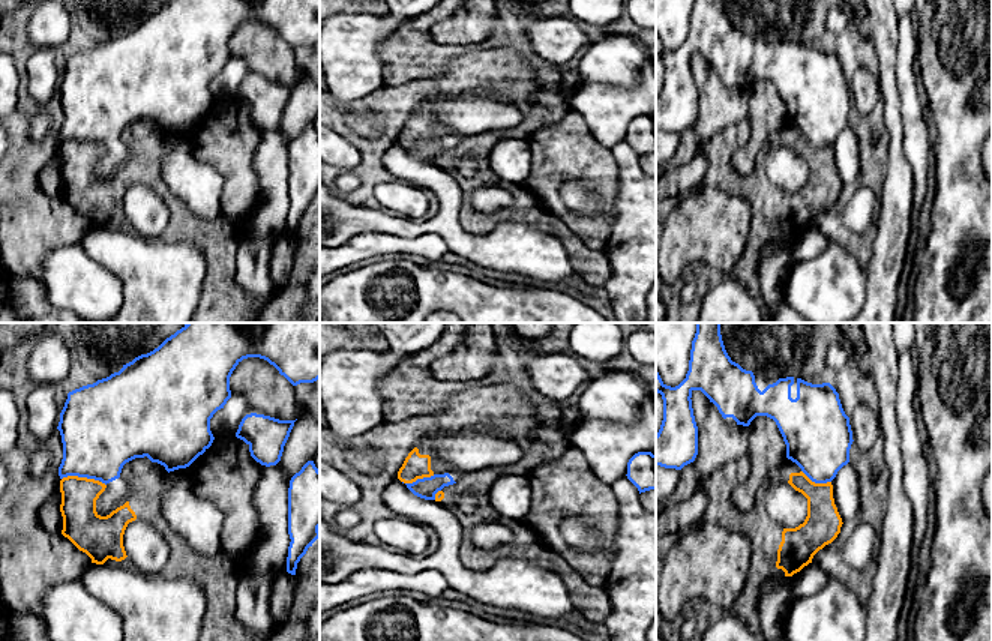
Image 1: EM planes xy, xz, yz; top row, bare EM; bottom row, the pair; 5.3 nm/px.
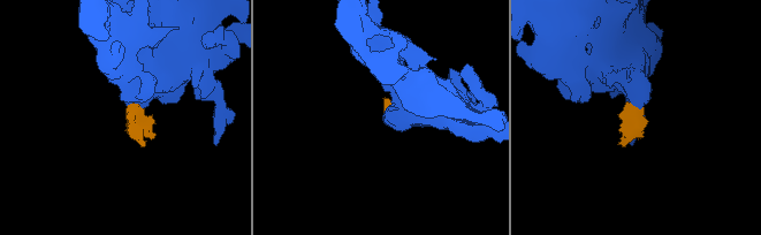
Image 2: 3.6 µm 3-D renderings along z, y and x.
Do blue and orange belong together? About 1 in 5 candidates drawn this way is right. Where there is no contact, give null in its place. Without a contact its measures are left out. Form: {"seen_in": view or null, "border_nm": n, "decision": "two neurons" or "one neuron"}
{"seen_in": "xy", "border_nm": 200, "decision": "two neurons"}

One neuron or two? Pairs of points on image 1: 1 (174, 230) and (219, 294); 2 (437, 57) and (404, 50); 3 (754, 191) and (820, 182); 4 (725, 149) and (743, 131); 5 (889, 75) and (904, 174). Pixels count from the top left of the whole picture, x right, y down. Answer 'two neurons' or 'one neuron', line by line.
1: one neuron
2: one neuron
3: one neuron
4: one neuron
5: one neuron

